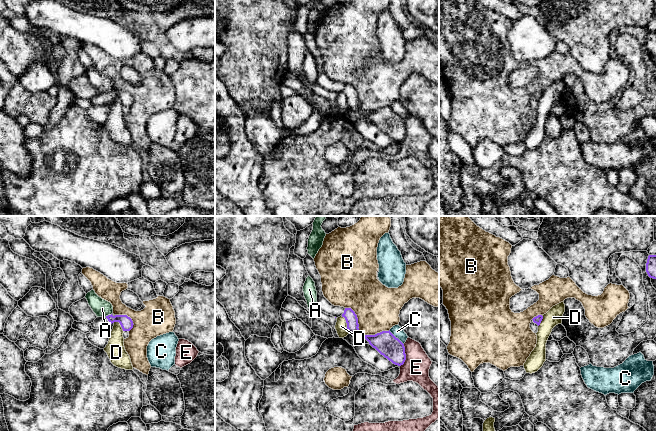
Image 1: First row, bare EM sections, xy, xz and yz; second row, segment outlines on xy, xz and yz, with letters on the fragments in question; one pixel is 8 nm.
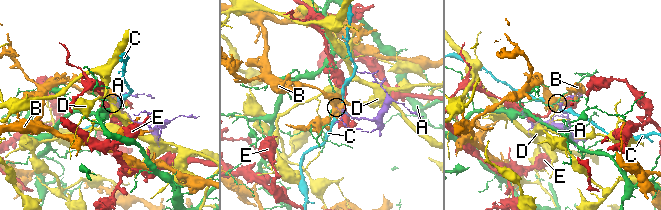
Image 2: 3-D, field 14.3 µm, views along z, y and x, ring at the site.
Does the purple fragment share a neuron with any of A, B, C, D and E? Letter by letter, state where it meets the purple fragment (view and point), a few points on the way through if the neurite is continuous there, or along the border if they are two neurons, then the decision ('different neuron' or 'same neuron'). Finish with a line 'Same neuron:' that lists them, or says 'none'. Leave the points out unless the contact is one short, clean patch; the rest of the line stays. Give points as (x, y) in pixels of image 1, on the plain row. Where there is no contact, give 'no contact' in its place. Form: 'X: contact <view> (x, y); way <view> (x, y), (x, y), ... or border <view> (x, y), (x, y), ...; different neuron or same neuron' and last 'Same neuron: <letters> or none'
A: contact xy (108, 91); border xy (111, 89), (105, 92); different neuron
B: contact xz (361, 109); different neuron
C: contact xz (395, 113); different neuron
D: contact xz (347, 100); different neuron
E: contact xz (405, 131); different neuron
Same neuron: none

